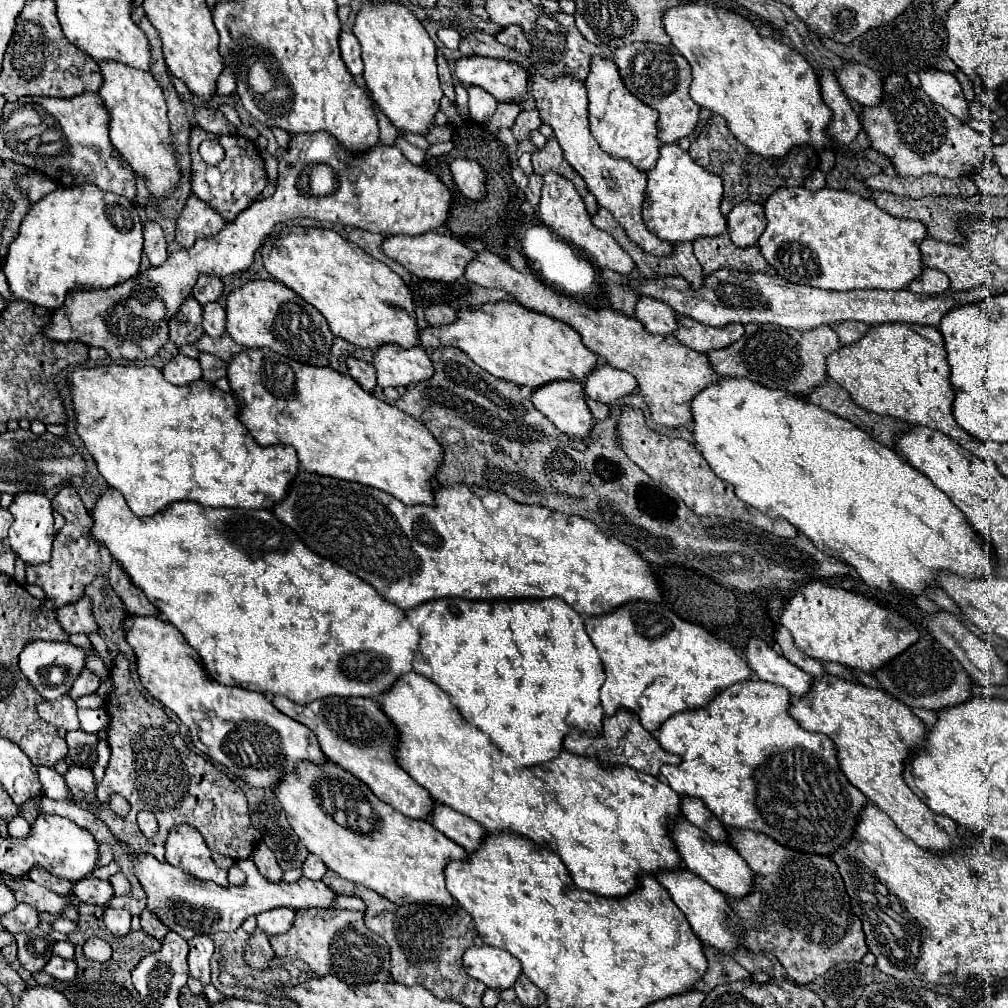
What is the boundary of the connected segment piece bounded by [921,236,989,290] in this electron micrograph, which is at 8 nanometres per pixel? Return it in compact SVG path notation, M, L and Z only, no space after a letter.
M927 236L921 242L921 256L923 266L937 268L949 276L953 290L971 290L989 280L989 272L975 262L963 246Z

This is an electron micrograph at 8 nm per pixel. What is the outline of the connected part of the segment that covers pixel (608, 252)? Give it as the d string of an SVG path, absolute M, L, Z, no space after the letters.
M555 172L543 174L543 188L541 188L541 200L539 200L537 214L545 226L549 226L559 238L563 238L567 244L571 244L585 260L591 260L595 266L609 268L619 274L629 274L635 268L631 256L617 244L617 240L611 234L593 226L593 222L583 206L581 196L577 194L575 186L567 178L563 178Z

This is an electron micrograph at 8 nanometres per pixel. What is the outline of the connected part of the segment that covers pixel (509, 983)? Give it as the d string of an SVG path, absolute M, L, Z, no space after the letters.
M471 946L463 954L463 964L465 972L471 978L483 982L487 988L493 990L513 988L515 980L521 974L521 966L515 956L491 946Z

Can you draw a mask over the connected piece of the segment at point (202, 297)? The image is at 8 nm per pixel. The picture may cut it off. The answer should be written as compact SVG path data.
M199 276L191 294L199 304L207 304L211 300L217 300L221 292L223 292L223 282L219 276Z

